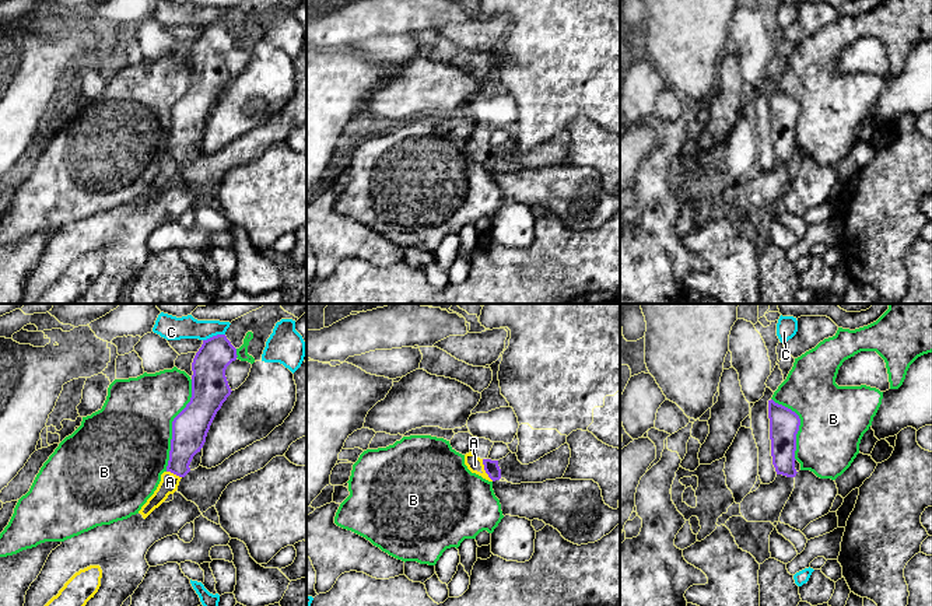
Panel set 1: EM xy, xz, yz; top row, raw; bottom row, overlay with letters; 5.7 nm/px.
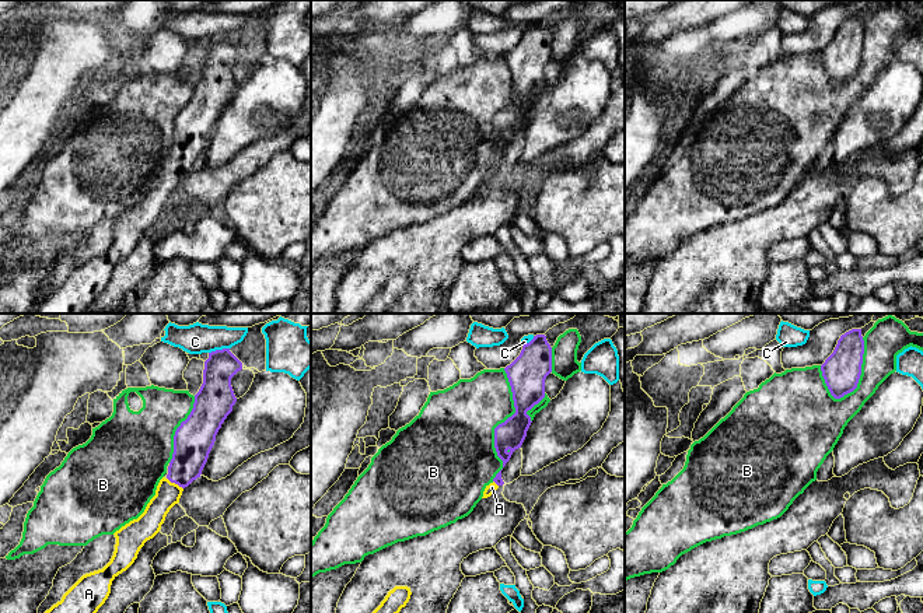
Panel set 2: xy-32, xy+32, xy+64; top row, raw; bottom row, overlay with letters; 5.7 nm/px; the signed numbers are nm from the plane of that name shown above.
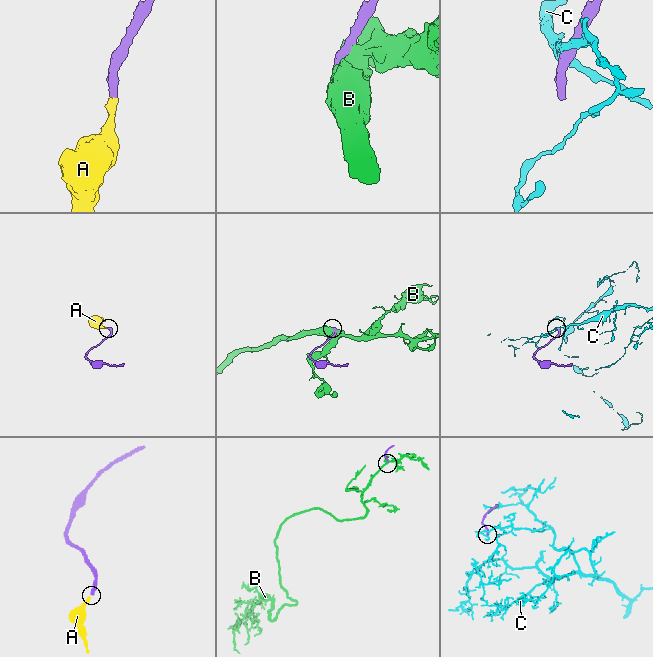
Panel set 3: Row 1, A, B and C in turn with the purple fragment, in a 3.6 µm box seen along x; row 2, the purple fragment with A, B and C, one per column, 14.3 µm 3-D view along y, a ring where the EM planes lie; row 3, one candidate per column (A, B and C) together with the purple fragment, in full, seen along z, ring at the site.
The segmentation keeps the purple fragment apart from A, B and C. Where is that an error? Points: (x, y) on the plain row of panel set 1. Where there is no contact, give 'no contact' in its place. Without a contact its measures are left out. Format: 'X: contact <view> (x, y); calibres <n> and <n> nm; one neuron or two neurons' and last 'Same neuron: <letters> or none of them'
A: contact xz (484, 156); calibres 90 and 90 nm; one neuron
B: contact xy (172, 112); calibres 200 and 460 nm; two neurons
C: contact xy (213, 23); calibres 200 and 140 nm; two neurons
Same neuron: A

